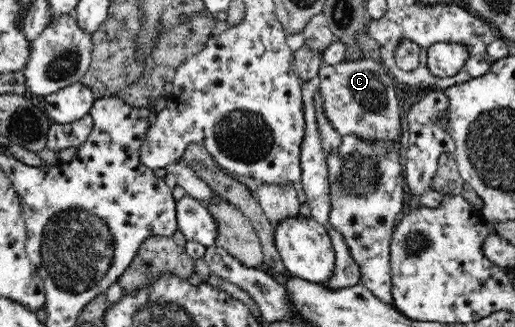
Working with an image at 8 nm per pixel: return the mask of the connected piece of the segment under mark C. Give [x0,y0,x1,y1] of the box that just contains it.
[319,58,401,141]

